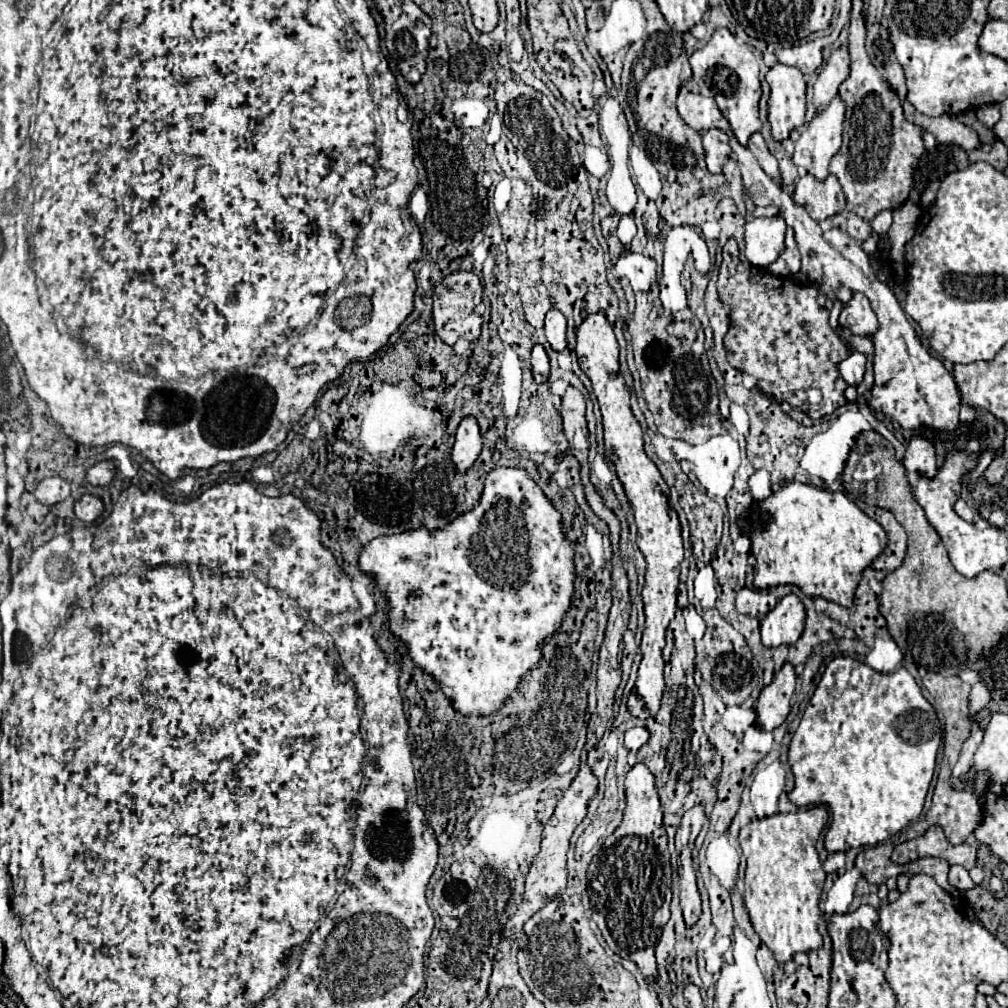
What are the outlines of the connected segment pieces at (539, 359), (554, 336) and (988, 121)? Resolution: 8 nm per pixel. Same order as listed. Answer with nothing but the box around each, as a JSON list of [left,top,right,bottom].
[[531,345,549,385],[545,311,567,351],[977,105,999,127]]

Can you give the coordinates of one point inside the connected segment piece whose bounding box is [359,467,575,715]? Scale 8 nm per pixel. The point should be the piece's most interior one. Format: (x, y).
(473, 603)

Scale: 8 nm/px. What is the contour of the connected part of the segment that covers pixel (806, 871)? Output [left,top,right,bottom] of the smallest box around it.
[739,805,829,963]

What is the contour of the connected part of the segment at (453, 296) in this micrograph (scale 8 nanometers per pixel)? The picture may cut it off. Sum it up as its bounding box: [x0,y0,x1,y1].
[433,271,483,345]

